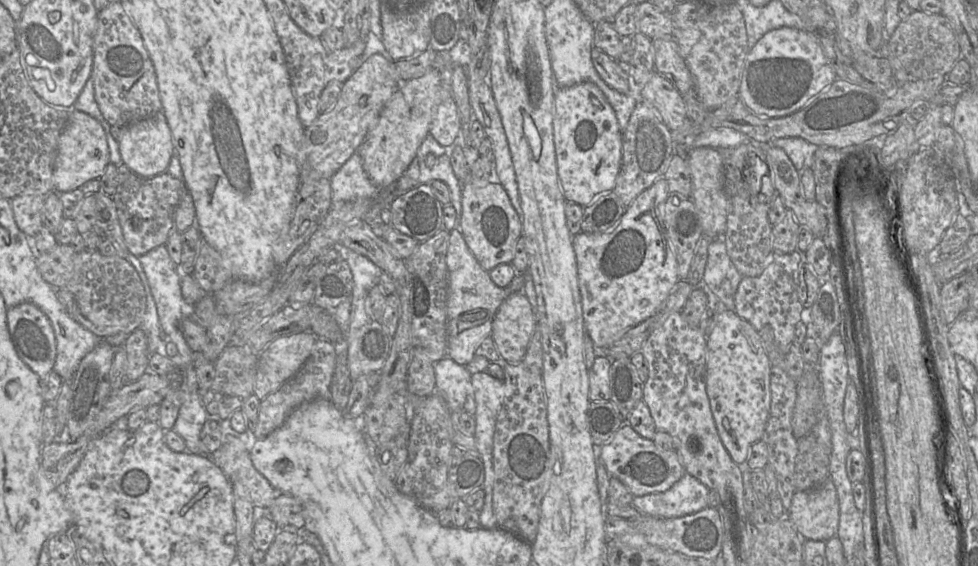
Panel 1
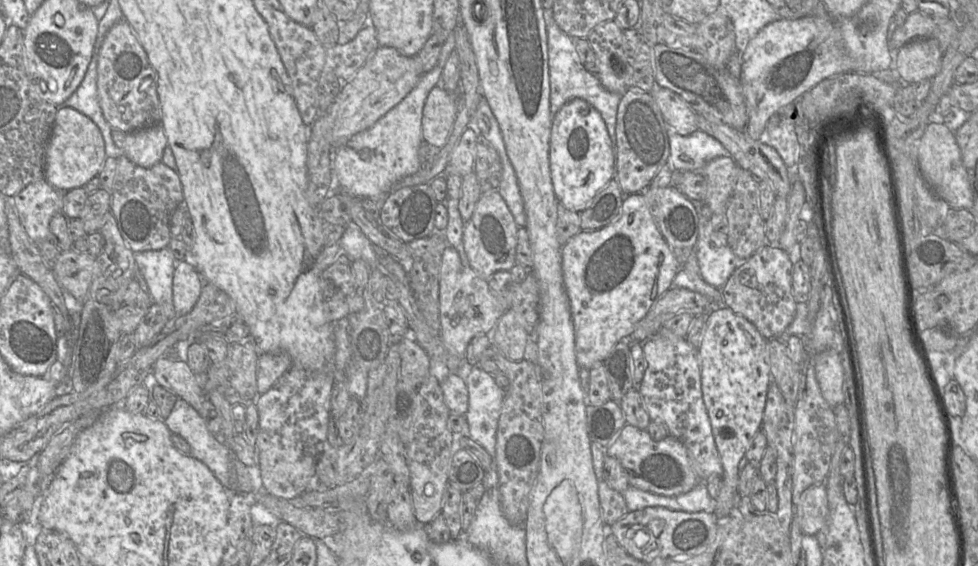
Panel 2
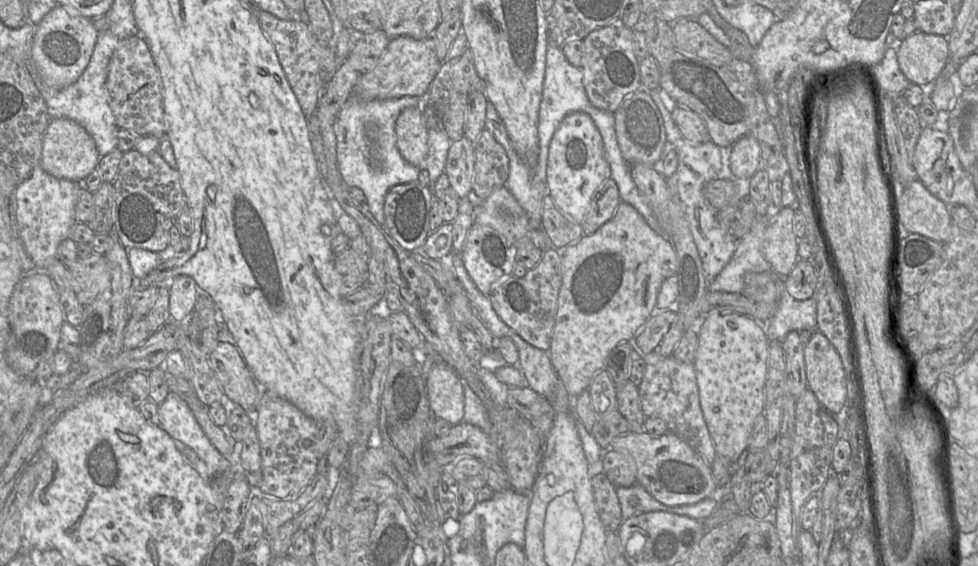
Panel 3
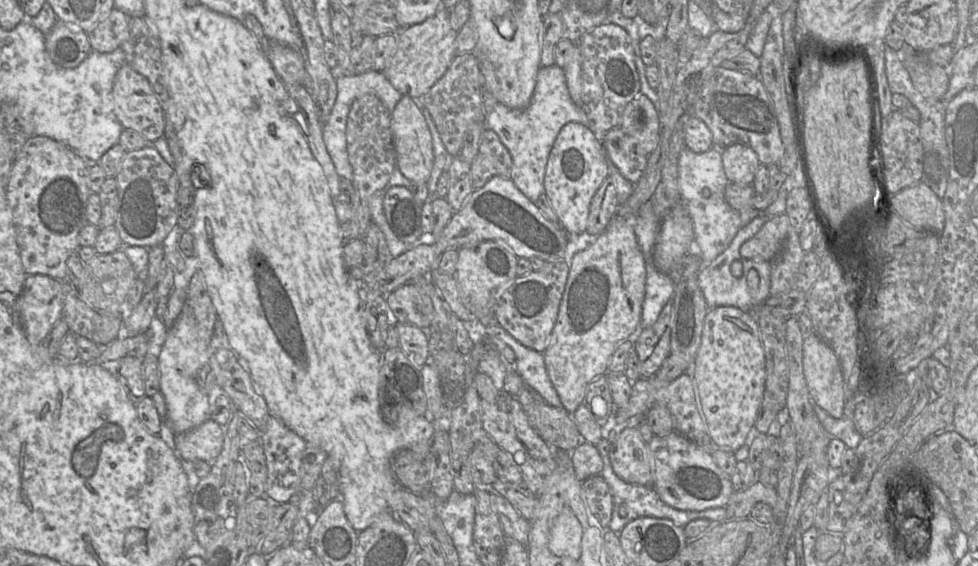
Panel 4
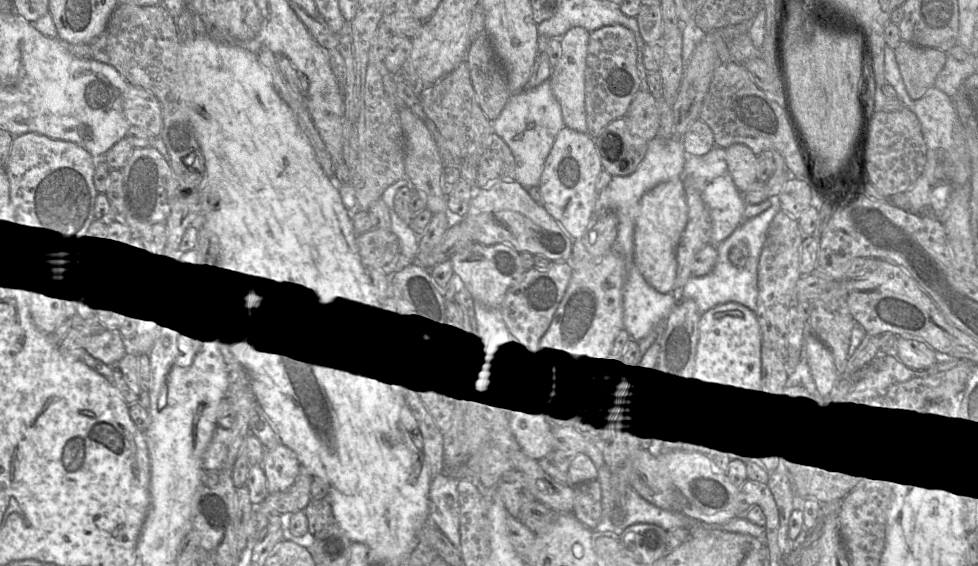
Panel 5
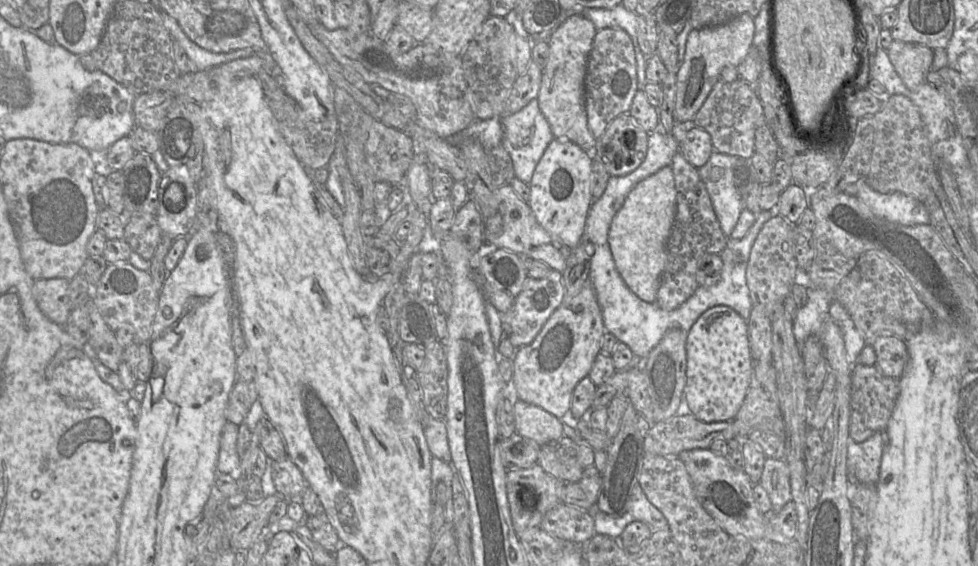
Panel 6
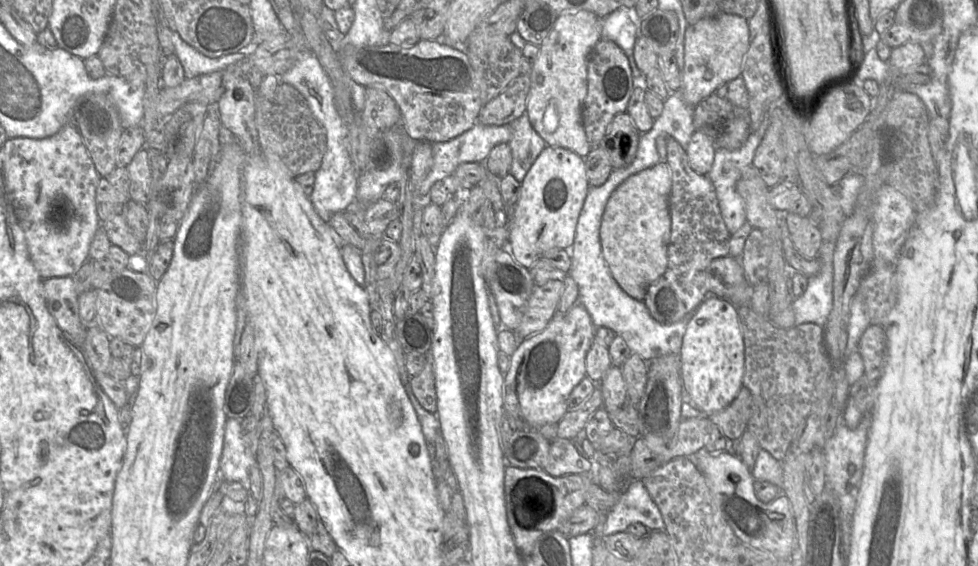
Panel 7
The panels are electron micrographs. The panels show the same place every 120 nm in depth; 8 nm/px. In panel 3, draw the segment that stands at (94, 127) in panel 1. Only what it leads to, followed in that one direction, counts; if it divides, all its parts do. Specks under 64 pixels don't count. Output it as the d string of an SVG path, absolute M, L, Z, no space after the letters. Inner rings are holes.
M52 118L43 138L40 165L50 175L80 182L97 168L100 155L91 135L76 121L69 118Z

